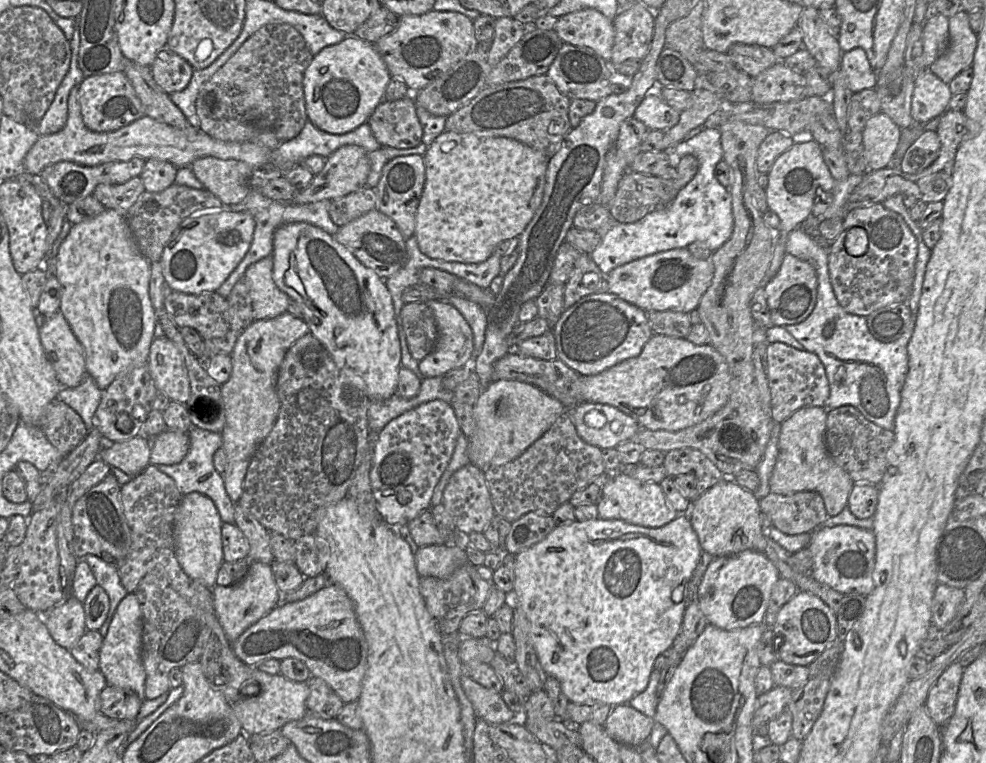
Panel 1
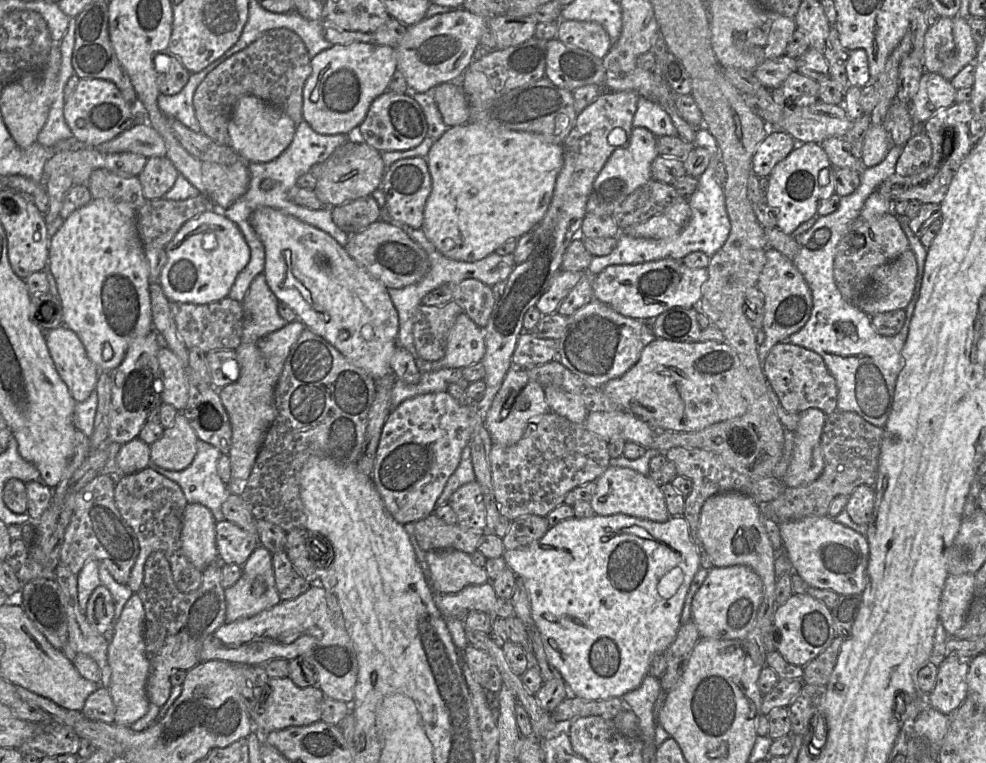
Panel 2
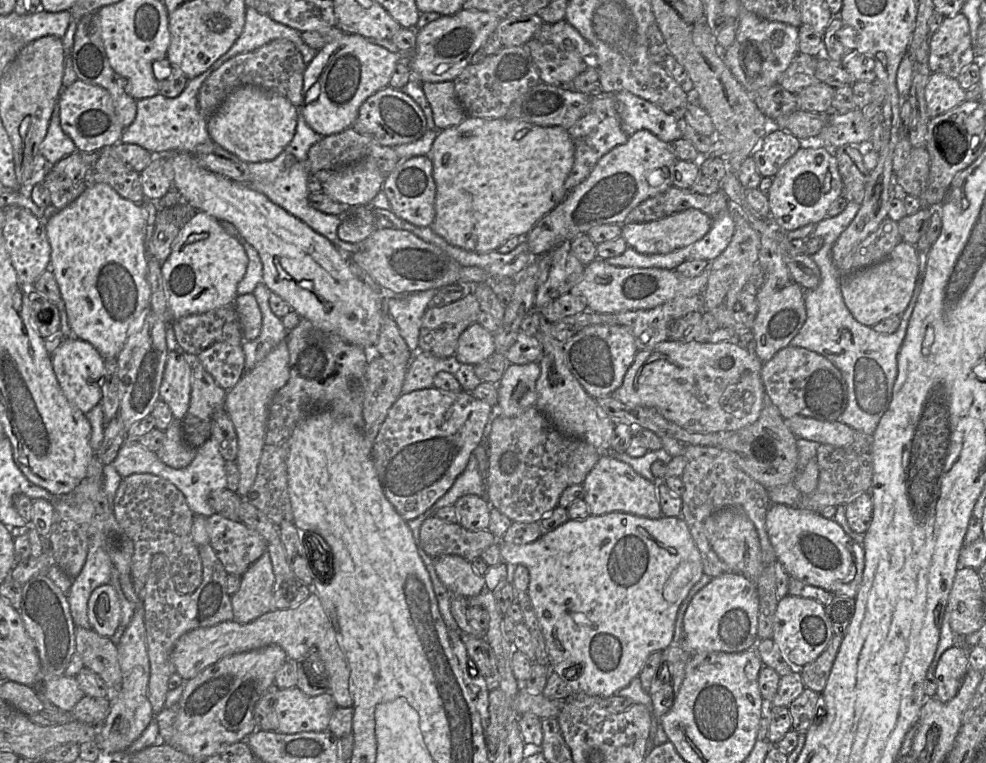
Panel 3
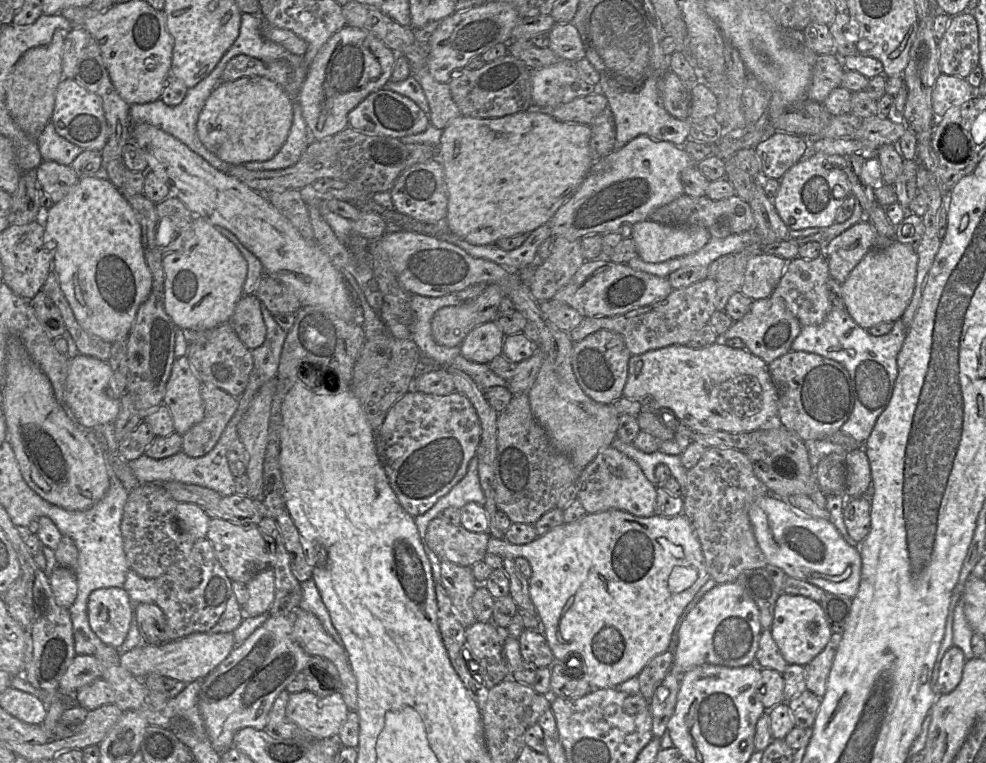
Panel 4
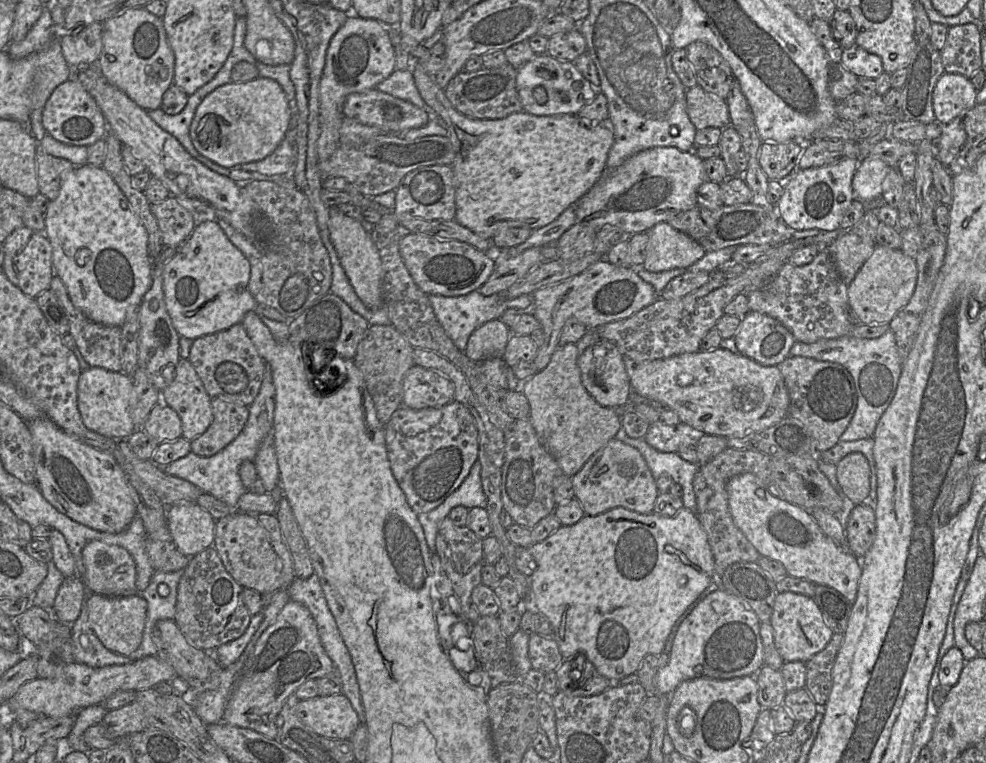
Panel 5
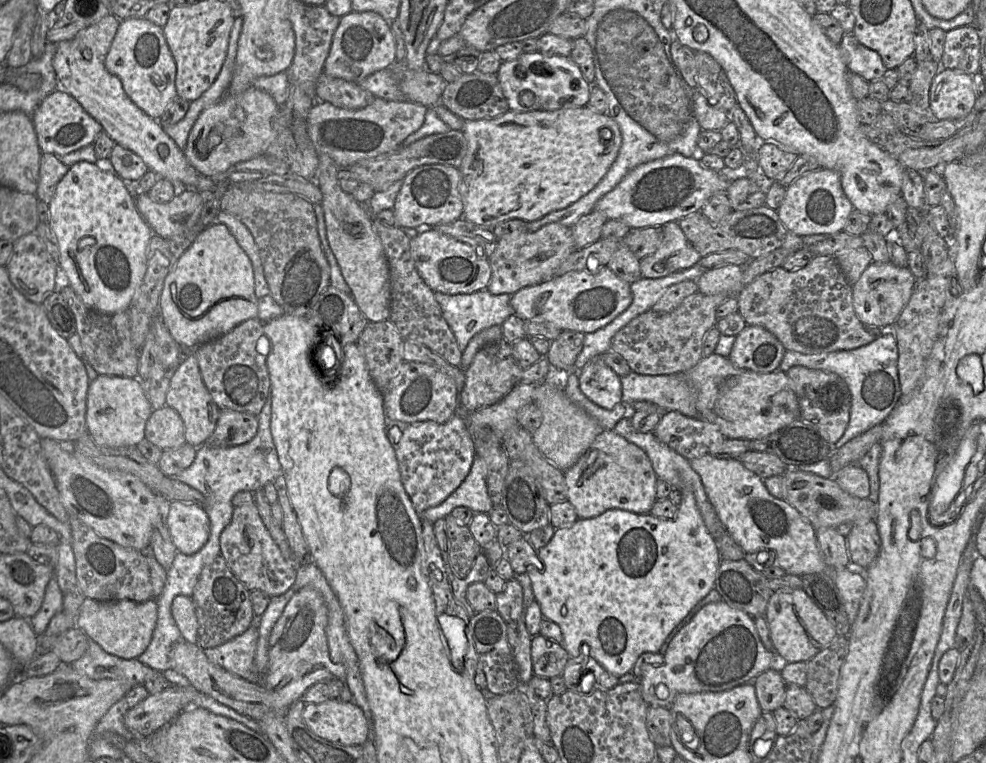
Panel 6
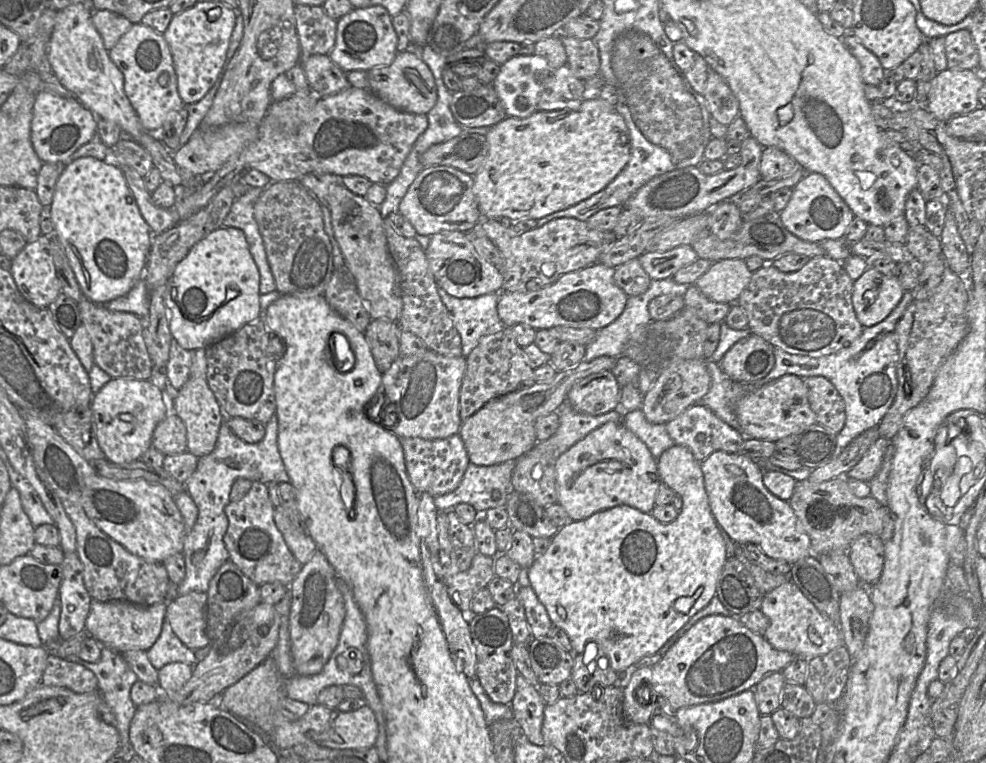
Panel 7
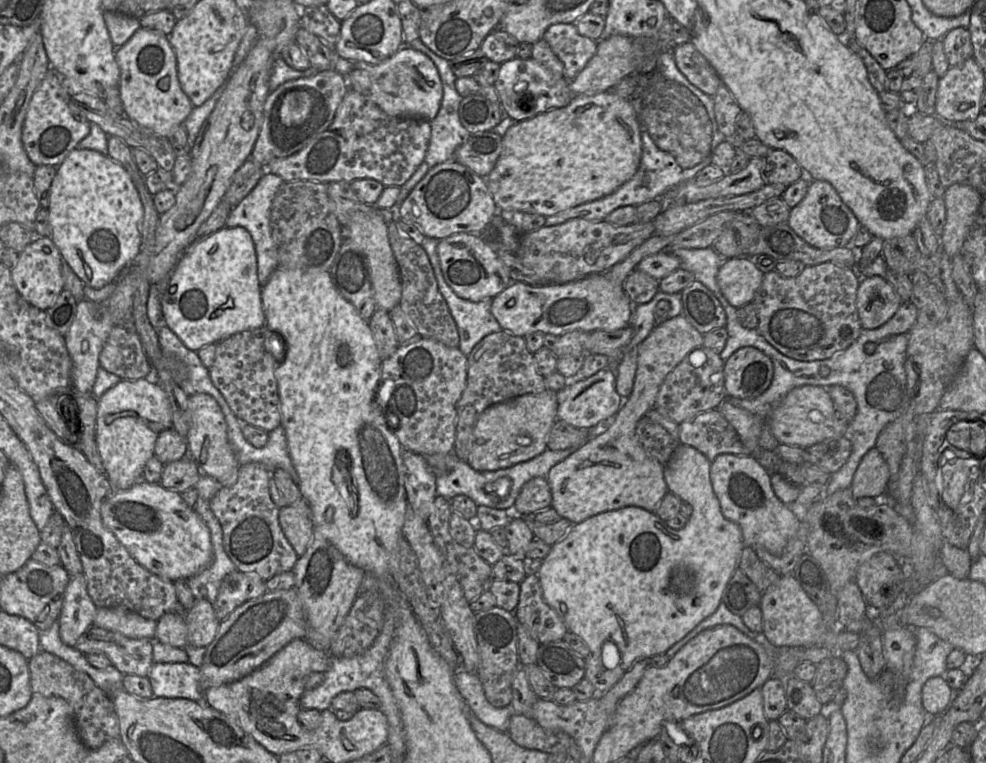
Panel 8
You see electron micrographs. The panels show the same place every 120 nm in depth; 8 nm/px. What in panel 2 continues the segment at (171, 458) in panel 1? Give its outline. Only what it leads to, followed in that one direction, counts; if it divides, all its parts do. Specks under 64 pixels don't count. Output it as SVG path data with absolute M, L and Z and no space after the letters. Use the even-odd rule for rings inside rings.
M178 413L171 427L150 445L151 462L170 471L181 471L194 460L198 437L183 413Z

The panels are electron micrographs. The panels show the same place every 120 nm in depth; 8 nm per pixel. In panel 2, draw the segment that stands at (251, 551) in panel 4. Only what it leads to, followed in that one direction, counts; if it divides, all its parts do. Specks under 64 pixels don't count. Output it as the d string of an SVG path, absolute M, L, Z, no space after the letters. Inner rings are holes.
M222 520L216 523L216 548L221 564L243 566L259 544L256 535L233 522Z

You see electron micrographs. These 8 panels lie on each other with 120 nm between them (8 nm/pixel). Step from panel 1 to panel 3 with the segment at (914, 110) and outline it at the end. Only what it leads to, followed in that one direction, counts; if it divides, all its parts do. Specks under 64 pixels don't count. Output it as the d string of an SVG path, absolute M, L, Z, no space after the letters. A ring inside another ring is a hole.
M931 73L925 87L925 101L930 118L941 115L965 101L964 90L956 78Z

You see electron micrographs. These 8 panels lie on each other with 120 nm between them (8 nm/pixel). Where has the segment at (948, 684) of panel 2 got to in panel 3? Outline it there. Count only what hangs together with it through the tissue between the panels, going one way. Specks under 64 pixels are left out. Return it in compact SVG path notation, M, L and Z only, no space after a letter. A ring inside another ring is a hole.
M961 645L948 648L940 657L935 670L937 690L933 697L944 703L953 699L969 669L966 648Z

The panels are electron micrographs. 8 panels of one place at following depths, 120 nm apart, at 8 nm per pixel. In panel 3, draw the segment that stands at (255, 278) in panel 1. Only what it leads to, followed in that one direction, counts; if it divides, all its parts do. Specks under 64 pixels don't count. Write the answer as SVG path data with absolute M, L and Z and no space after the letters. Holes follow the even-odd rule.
M262 281L253 291L262 313L262 330L252 341L244 340L242 347L245 352L246 371L255 368L283 340L289 331L282 319L274 314L269 304L271 290Z

